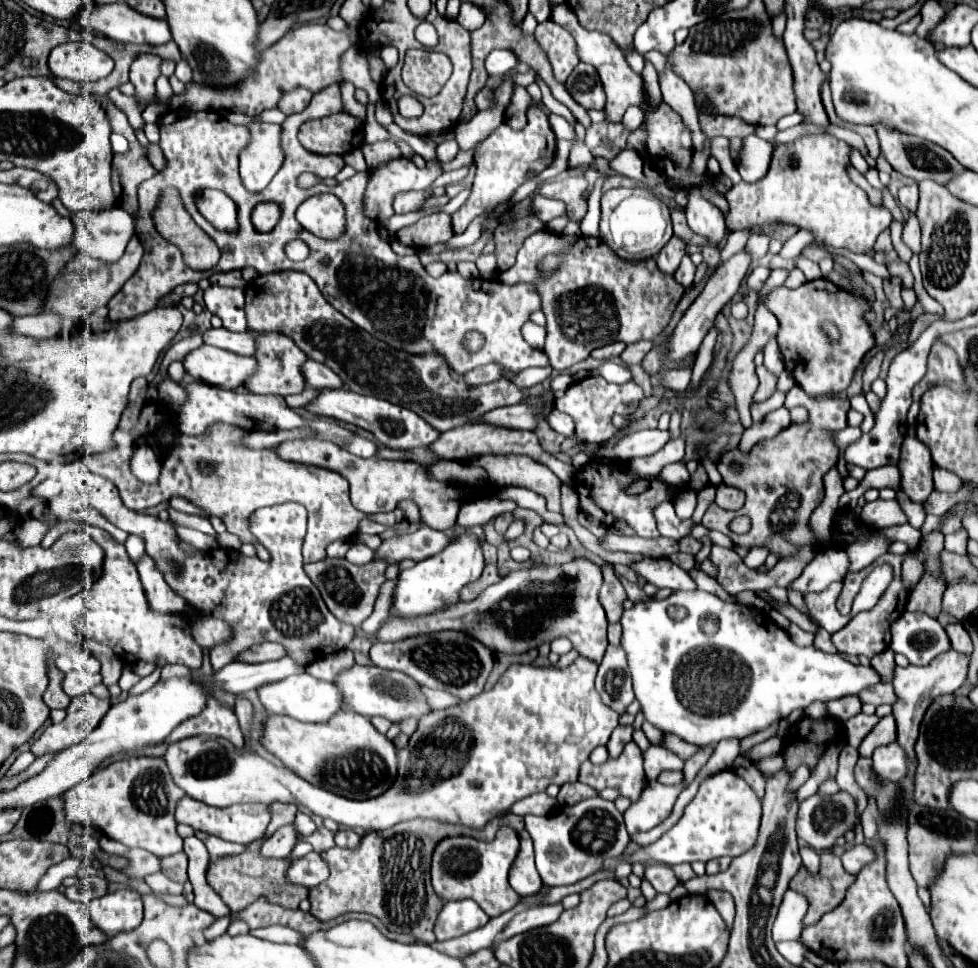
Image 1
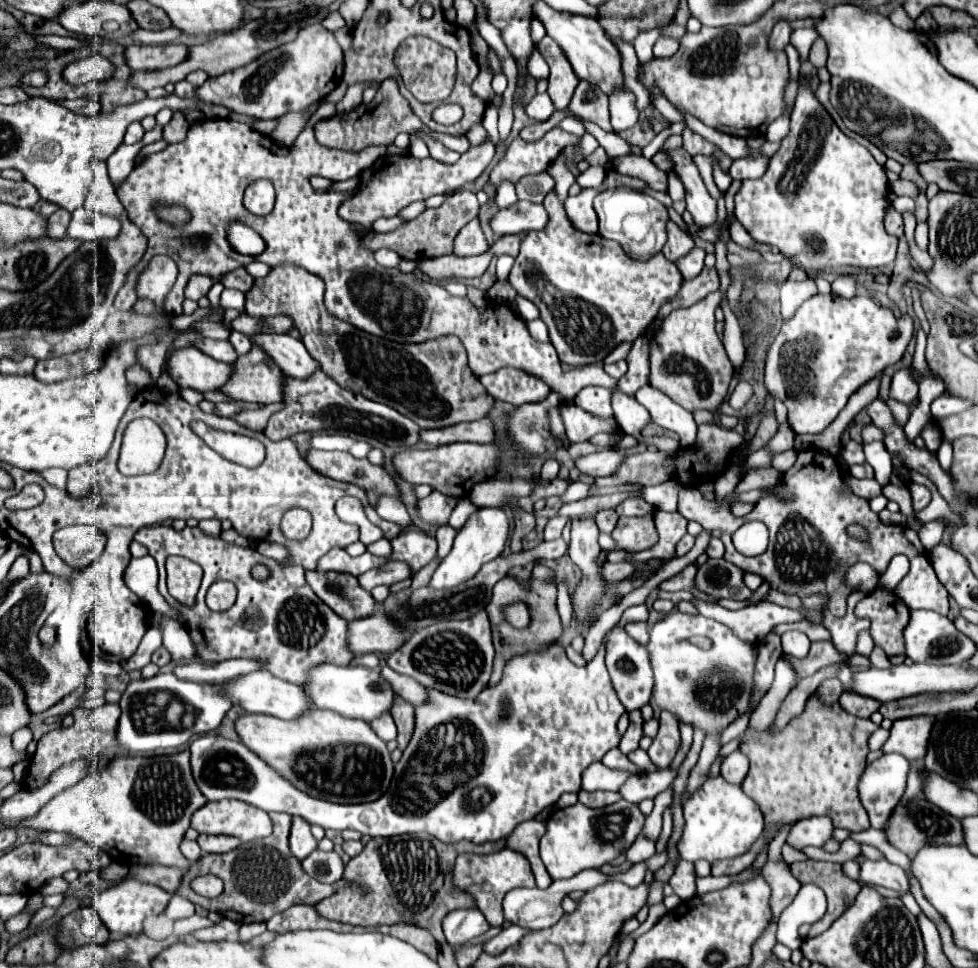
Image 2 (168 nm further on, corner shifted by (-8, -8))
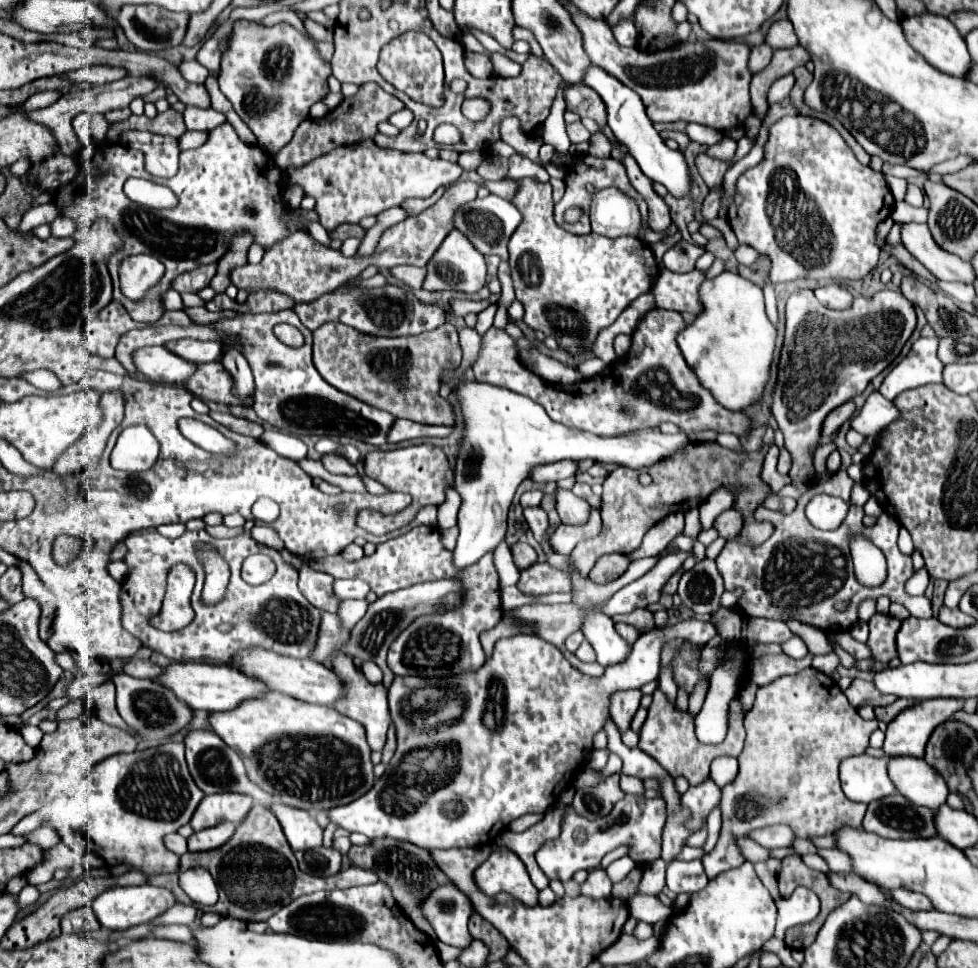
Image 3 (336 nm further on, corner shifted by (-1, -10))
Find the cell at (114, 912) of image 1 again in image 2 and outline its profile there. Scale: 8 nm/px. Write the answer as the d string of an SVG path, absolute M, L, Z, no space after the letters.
M124 880L120 884L110 886L108 890L100 892L94 896L92 906L98 910L100 918L108 926L110 932L122 932L122 934L138 934L142 930L142 922L148 916L162 914L164 908L168 906L172 894L164 892L162 888L156 888L154 884L144 884L138 880Z

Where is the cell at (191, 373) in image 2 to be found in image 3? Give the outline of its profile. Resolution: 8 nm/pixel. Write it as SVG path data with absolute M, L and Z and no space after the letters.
M147 346L133 354L137 370L153 382L183 386L197 370L197 364L171 354L165 346Z

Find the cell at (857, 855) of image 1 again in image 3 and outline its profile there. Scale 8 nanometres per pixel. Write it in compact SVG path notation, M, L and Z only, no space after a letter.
M897 888L897 890L889 890L893 900L897 900L901 906L909 908L909 910L931 910L931 902L927 896L923 894L917 894L917 892L911 892L911 890L905 890L905 888Z

